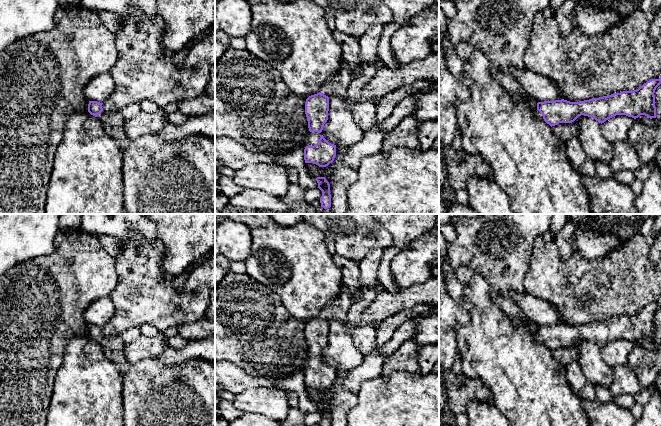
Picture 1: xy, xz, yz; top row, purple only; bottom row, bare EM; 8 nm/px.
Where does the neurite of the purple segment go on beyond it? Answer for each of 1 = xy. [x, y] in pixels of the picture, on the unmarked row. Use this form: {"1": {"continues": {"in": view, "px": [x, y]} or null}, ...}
{"1": {"continues": {"in": "xy", "px": [112, 347]}}}

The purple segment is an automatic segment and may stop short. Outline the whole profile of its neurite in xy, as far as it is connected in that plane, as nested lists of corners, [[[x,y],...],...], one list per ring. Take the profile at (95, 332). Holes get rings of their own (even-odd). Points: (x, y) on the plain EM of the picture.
[[[97,325],[89,326],[88,336],[99,343],[105,356],[112,361],[120,371],[131,365],[125,357],[123,351],[125,342],[121,336],[110,338],[104,337],[102,327]]]

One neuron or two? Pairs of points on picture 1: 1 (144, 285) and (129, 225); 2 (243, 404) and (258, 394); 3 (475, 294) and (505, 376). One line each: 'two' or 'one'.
1: one
2: one
3: one

